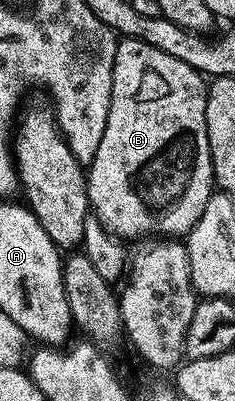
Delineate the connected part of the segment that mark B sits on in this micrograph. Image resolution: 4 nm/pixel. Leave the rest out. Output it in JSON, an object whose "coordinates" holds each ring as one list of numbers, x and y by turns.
{"coordinates":[[125,36,118,41,107,128,103,128,99,152,95,152,92,162,87,166,89,204,92,213,108,229,114,232,188,232,199,216,203,216,203,208,207,208,209,199,215,193,213,157,205,115,208,91,203,74,191,64,184,63,141,38]]}

